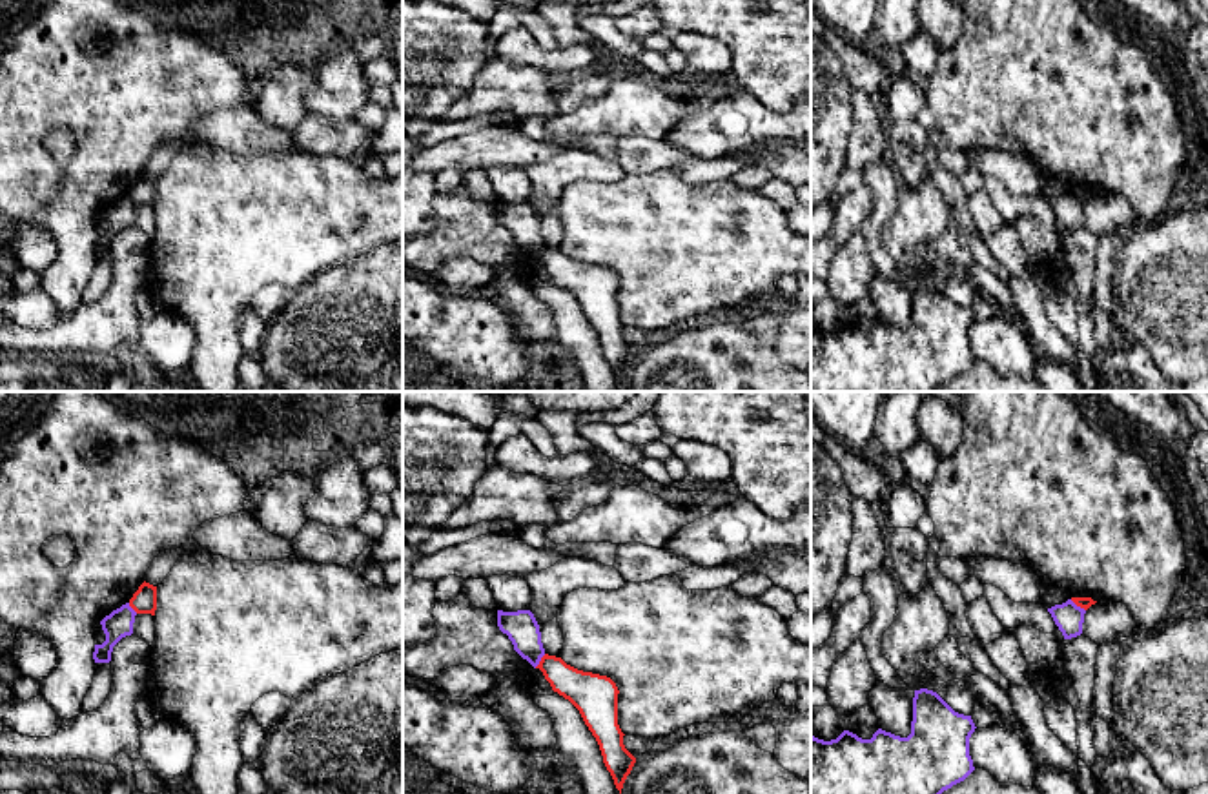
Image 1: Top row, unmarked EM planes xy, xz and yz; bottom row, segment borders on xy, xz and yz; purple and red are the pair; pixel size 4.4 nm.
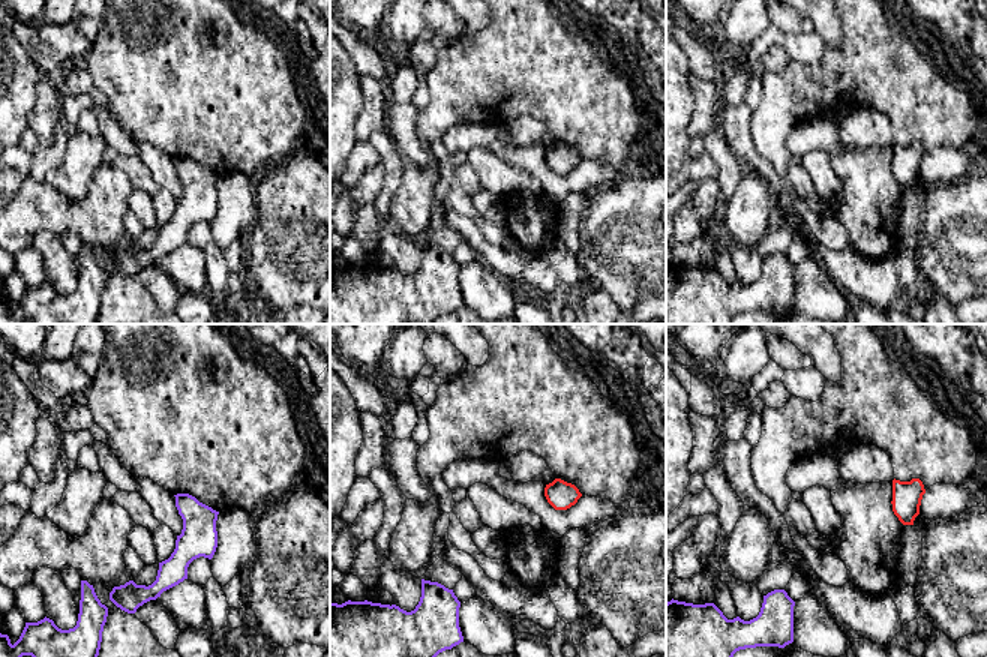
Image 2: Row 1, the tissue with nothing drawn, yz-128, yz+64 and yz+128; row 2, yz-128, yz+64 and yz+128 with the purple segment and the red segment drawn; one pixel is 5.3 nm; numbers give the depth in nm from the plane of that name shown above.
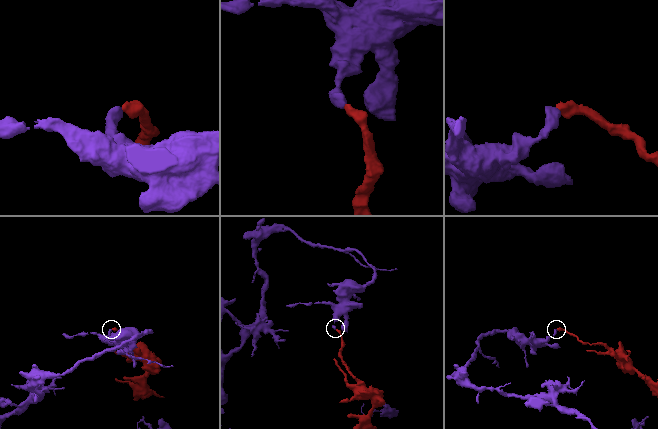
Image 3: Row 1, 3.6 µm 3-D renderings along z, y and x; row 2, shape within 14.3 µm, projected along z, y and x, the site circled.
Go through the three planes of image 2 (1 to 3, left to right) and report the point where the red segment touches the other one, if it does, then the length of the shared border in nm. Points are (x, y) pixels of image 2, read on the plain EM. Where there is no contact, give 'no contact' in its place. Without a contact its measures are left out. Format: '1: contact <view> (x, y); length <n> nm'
1: no contact
2: no contact
3: no contact

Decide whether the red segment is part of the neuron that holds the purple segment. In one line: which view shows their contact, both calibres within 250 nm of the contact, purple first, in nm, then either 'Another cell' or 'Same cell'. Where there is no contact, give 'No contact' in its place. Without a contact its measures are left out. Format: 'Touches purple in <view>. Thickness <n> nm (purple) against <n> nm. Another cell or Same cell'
Touches purple in yz. Thickness 120 nm (purple) against 50 nm. Another cell

